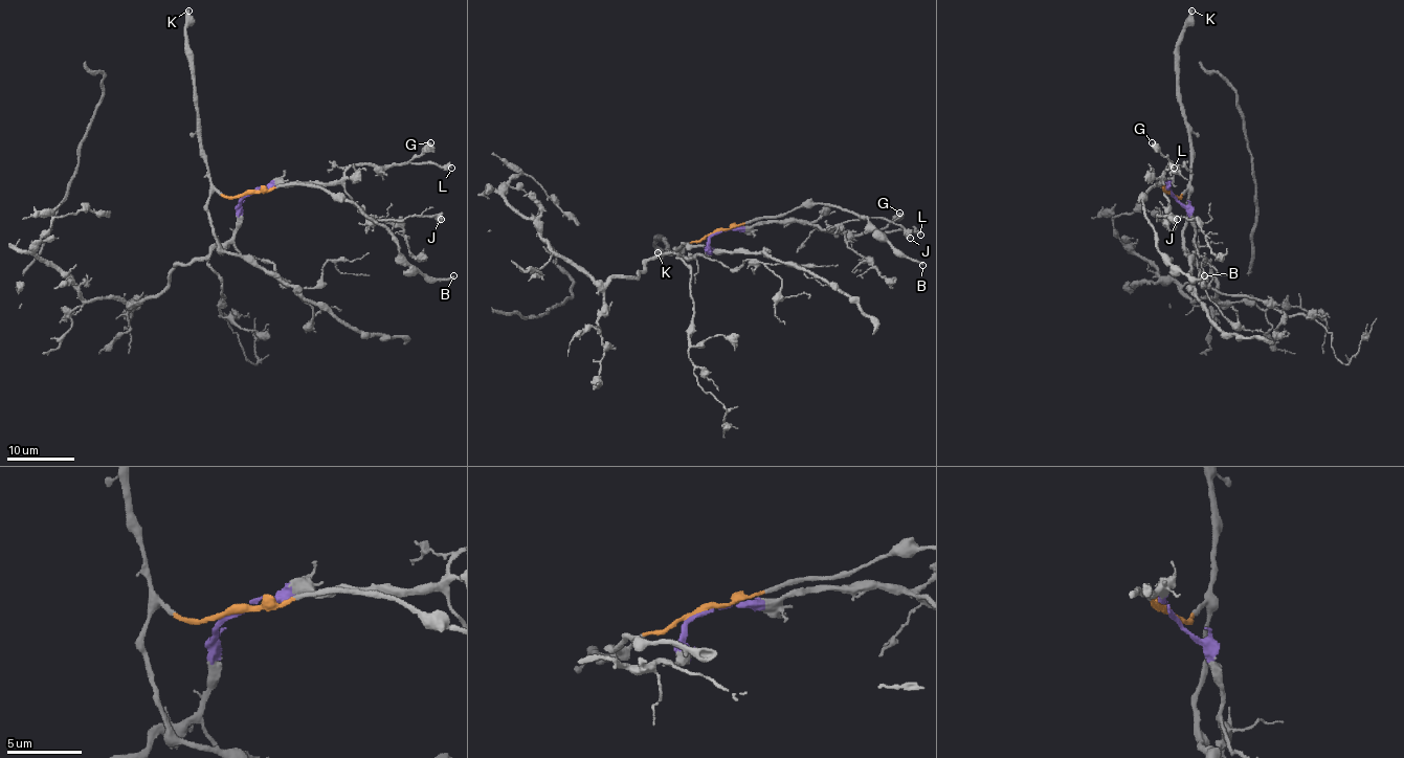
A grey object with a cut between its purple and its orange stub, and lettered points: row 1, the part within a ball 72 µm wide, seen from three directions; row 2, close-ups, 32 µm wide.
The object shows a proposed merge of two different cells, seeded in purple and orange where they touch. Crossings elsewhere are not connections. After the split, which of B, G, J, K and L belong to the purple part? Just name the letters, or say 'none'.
G, J, L

